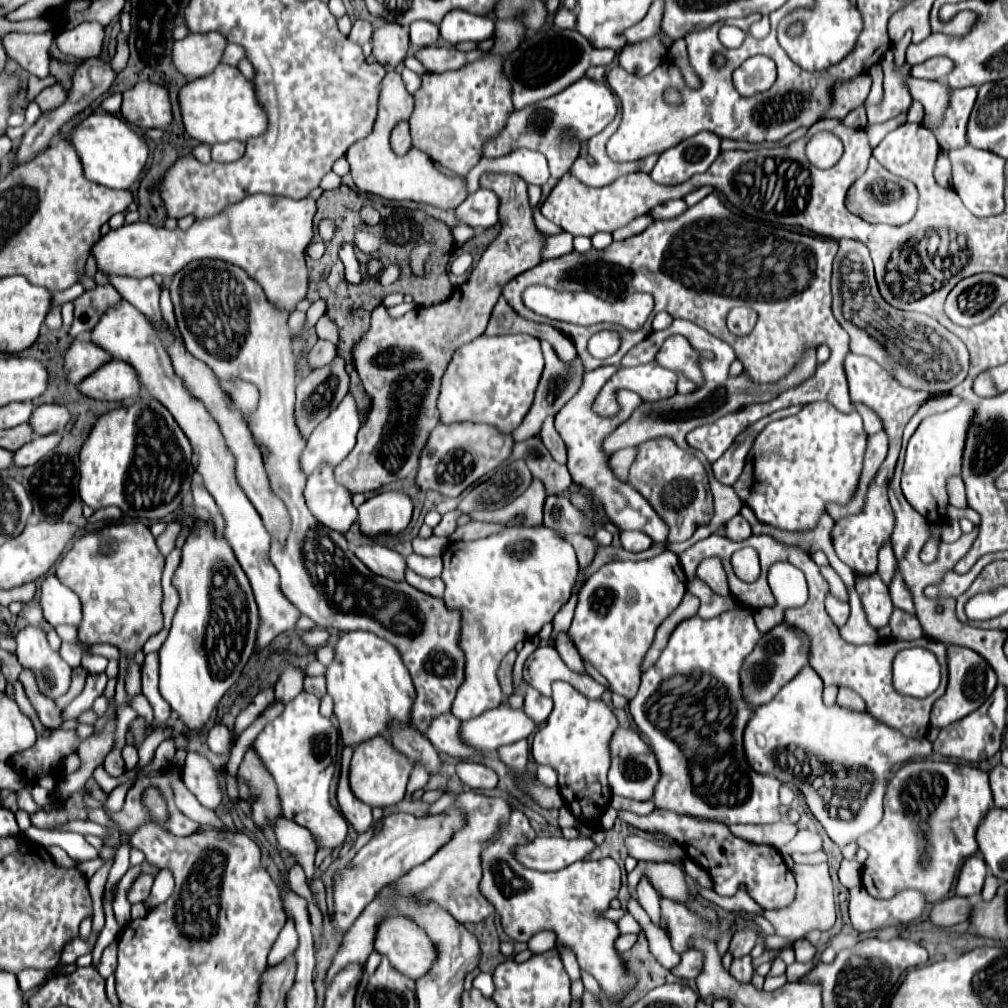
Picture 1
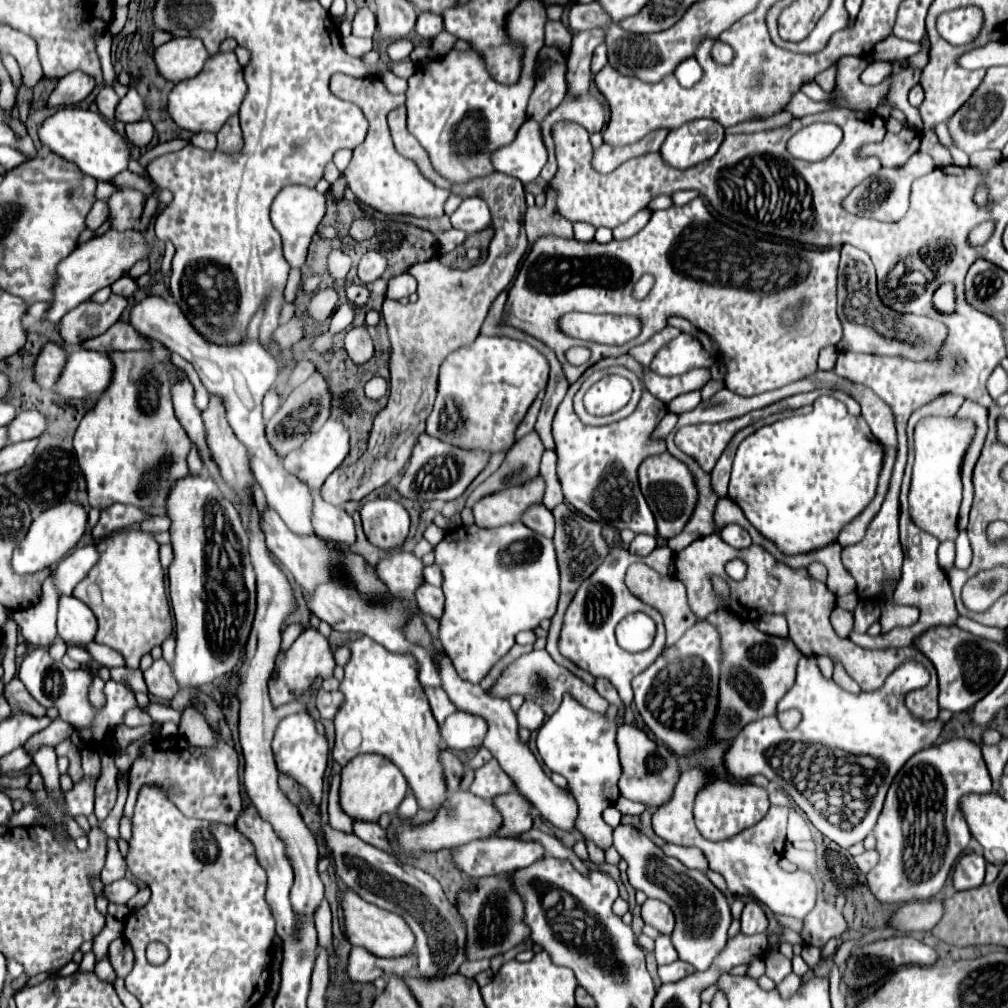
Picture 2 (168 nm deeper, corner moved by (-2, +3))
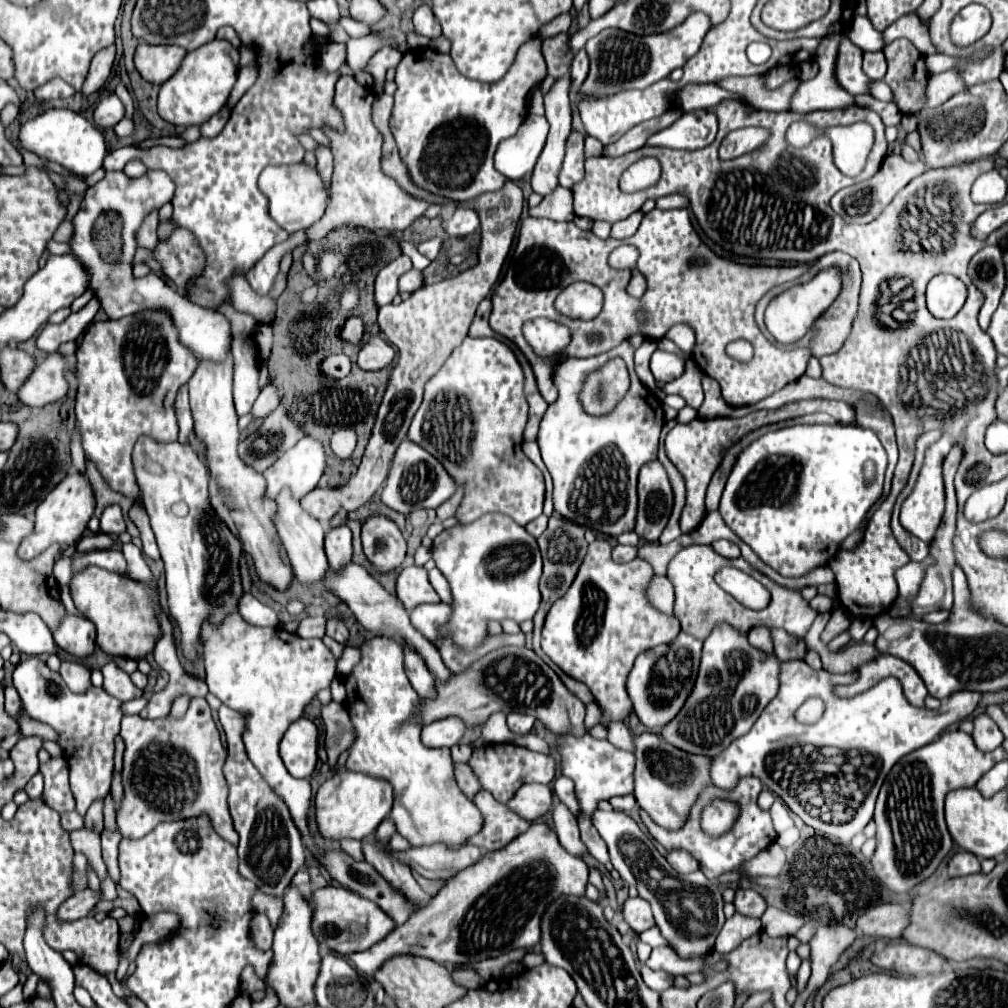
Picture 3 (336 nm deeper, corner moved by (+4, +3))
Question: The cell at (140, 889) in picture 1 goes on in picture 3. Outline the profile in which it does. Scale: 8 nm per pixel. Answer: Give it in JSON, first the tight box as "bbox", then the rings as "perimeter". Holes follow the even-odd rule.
{"bbox":[58,889,100,921],"perimeter":[[[86,889],[80,893],[74,893],[58,907],[58,921],[76,921],[80,917],[86,917],[88,911],[100,901],[100,893]]]}

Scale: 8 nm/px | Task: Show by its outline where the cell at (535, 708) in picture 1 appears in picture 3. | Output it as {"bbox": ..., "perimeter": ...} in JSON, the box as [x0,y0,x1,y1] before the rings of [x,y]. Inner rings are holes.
{"bbox":[508,713,534,735],"perimeter":[[[510,713],[510,715],[508,715],[508,727],[510,727],[510,731],[514,731],[516,735],[526,735],[526,733],[530,733],[532,725],[534,725],[534,717],[530,717],[530,715],[522,715],[522,713]]]}

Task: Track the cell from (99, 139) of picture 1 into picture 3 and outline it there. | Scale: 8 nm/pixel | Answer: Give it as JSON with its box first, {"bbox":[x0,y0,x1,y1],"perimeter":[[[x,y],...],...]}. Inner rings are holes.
{"bbox":[18,109,106,177],"perimeter":[[[48,109],[42,115],[32,117],[20,127],[18,139],[26,151],[32,151],[42,159],[50,163],[58,163],[64,169],[84,177],[100,169],[106,155],[106,143],[102,133],[90,121],[86,121],[80,113],[74,113],[70,109]]]}

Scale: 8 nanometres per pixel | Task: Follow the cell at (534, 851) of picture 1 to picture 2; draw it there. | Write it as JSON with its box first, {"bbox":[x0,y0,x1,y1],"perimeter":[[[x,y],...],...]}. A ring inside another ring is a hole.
{"bbox":[452,837,546,877],"perimeter":[[[490,837],[484,841],[470,841],[466,845],[460,845],[456,853],[452,855],[458,869],[468,873],[470,877],[494,877],[494,875],[508,875],[514,869],[528,867],[536,861],[542,861],[546,857],[544,845],[538,841],[524,841],[524,839],[504,839],[504,837]]]}

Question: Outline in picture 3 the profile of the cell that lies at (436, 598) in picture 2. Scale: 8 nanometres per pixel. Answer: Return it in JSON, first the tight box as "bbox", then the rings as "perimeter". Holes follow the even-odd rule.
{"bbox":[410,603,450,641],"perimeter":[[[438,603],[438,605],[418,605],[410,613],[410,621],[414,629],[418,629],[428,641],[438,641],[438,629],[450,619],[450,605]]]}

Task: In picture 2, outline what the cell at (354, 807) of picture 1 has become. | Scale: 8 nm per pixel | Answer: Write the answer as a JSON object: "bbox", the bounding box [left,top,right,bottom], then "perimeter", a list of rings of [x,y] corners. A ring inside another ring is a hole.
{"bbox":[352,821,394,853],"perimeter":[[[352,821],[352,827],[354,827],[354,835],[360,837],[362,841],[366,841],[366,843],[378,847],[378,849],[384,849],[388,853],[394,853],[390,849],[386,831],[376,821]]]}

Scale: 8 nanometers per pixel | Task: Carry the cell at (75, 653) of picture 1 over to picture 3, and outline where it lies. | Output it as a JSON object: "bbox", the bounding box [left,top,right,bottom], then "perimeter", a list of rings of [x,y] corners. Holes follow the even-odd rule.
{"bbox":[60,661,92,693],"perimeter":[[[64,661],[60,667],[60,675],[66,681],[68,689],[74,693],[84,693],[86,689],[92,687],[90,683],[90,671],[76,661]]]}

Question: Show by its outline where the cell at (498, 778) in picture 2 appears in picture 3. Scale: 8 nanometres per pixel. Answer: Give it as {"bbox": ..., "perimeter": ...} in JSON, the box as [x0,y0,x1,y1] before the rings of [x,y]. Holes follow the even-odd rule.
{"bbox":[468,743,556,803],"perimeter":[[[498,743],[498,745],[484,745],[482,749],[474,751],[468,759],[468,765],[474,769],[478,779],[482,781],[482,787],[490,791],[498,801],[506,803],[510,797],[524,785],[524,783],[552,783],[556,777],[556,759],[534,753],[530,749],[518,747],[514,743]]]}

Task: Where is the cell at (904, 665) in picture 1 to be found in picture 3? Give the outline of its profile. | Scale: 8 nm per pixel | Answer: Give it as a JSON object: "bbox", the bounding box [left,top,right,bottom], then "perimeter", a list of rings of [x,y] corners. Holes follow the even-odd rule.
{"bbox":[712,661,982,843],"perimeter":[[[786,661],[782,663],[780,669],[780,689],[778,695],[766,705],[762,715],[756,719],[752,729],[738,737],[728,749],[724,749],[718,757],[714,757],[712,763],[712,781],[720,789],[734,789],[742,777],[758,777],[762,785],[766,785],[770,791],[774,791],[804,823],[810,827],[812,823],[812,813],[804,809],[804,805],[790,793],[790,781],[800,779],[792,777],[792,767],[788,767],[784,773],[776,771],[774,757],[784,755],[796,745],[818,745],[818,747],[836,747],[842,751],[860,751],[860,757],[870,757],[870,765],[866,765],[866,771],[870,771],[870,779],[858,779],[858,785],[864,791],[864,801],[860,807],[854,811],[852,819],[842,821],[842,823],[822,823],[818,817],[818,831],[824,833],[826,837],[838,841],[838,843],[848,843],[856,833],[860,833],[866,823],[872,819],[874,813],[874,803],[882,785],[882,777],[888,775],[890,767],[904,757],[906,753],[920,749],[934,741],[940,731],[950,727],[956,721],[966,719],[976,705],[982,699],[982,693],[970,692],[967,690],[952,694],[946,701],[943,701],[939,710],[914,709],[902,693],[900,681],[894,677],[882,679],[878,685],[868,689],[866,693],[860,693],[852,699],[840,699],[832,693],[832,687],[838,683],[846,683],[848,675],[834,675],[826,673],[824,669],[814,671],[808,663],[804,661]],[[808,697],[820,697],[826,703],[826,711],[822,719],[814,725],[804,725],[794,719],[794,711],[808,699]],[[870,767],[870,769],[868,769]]]}

